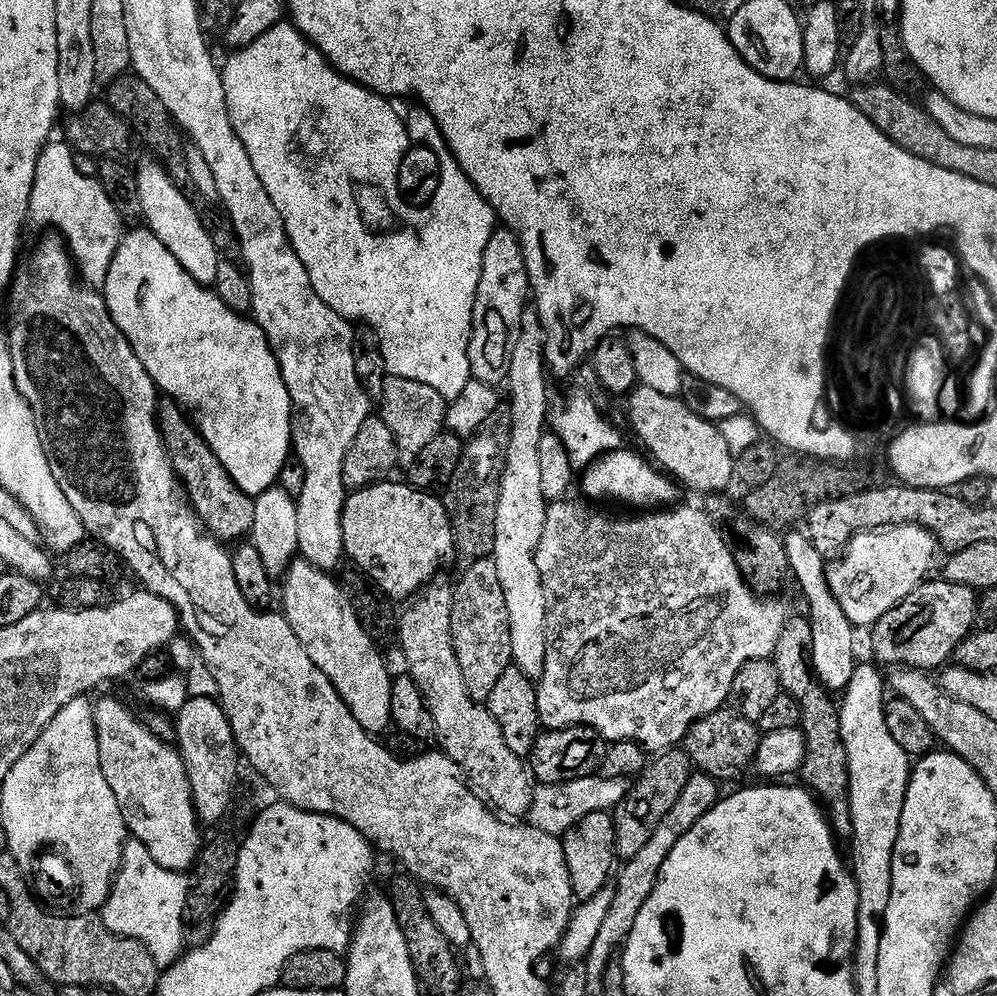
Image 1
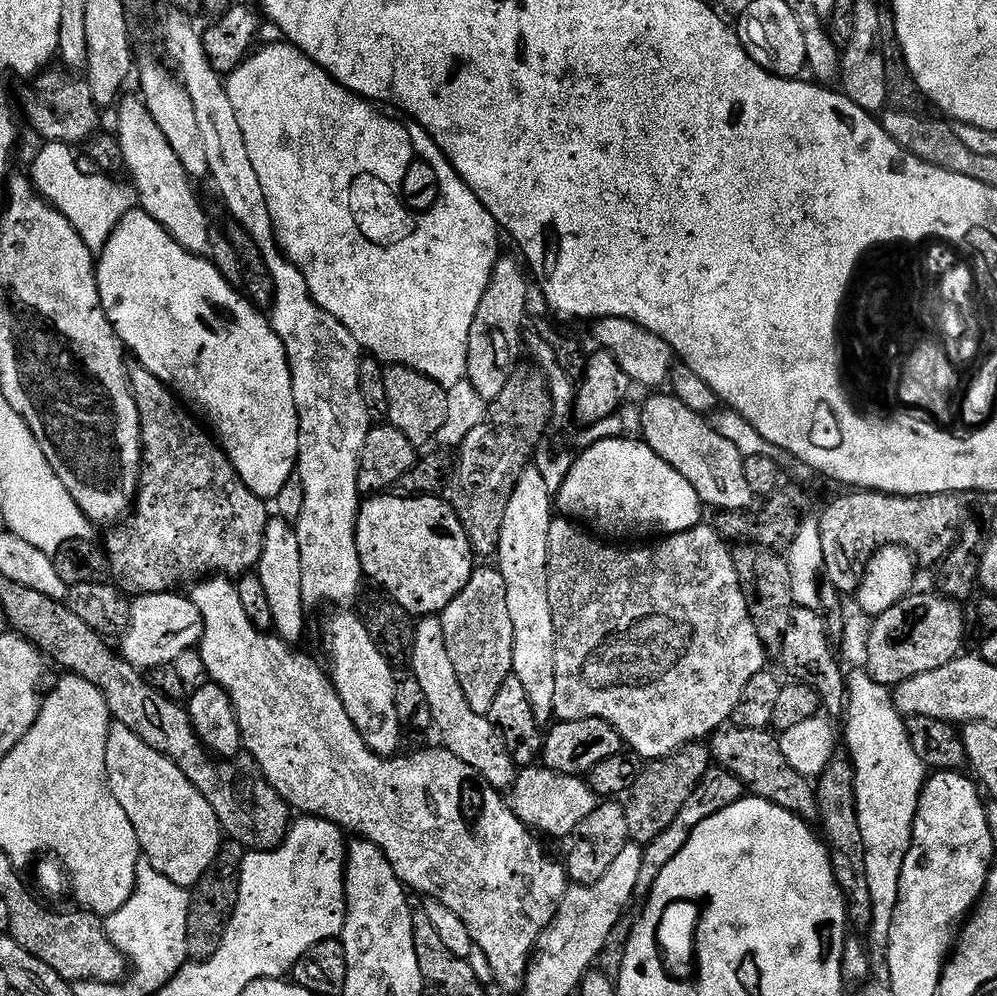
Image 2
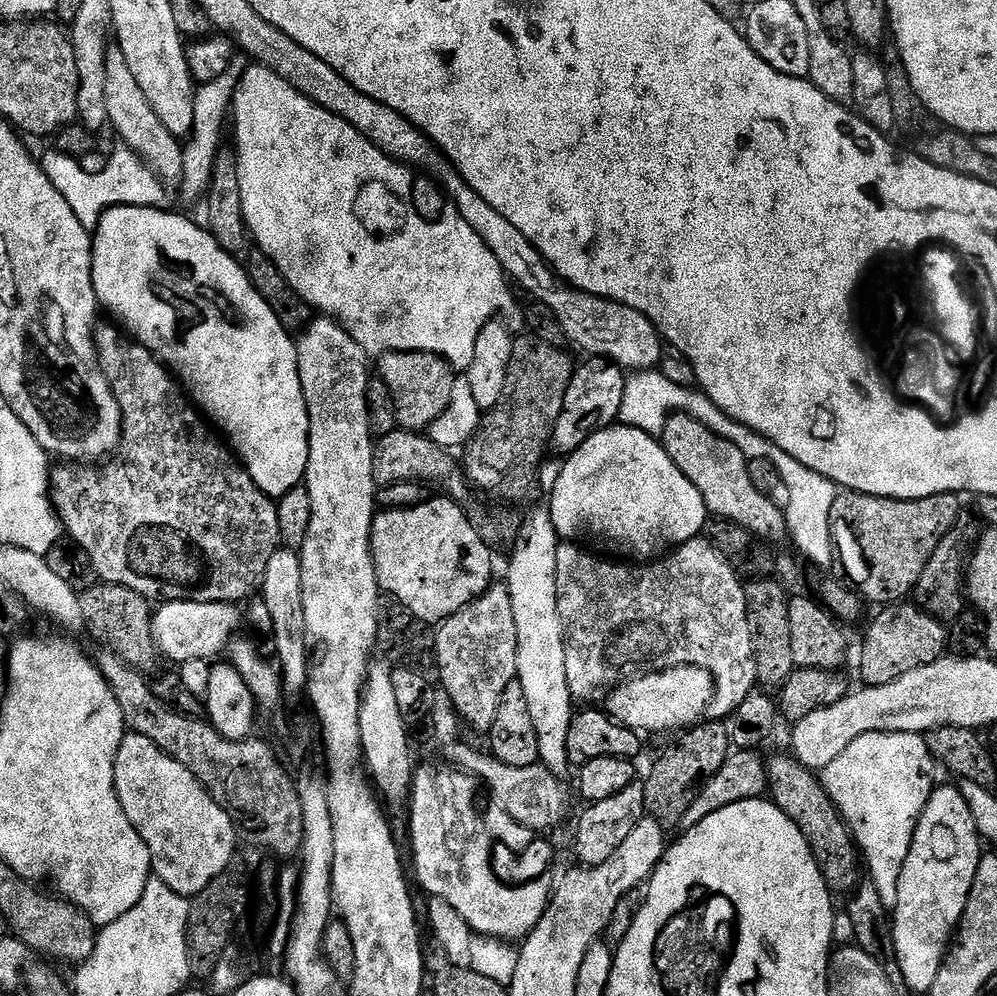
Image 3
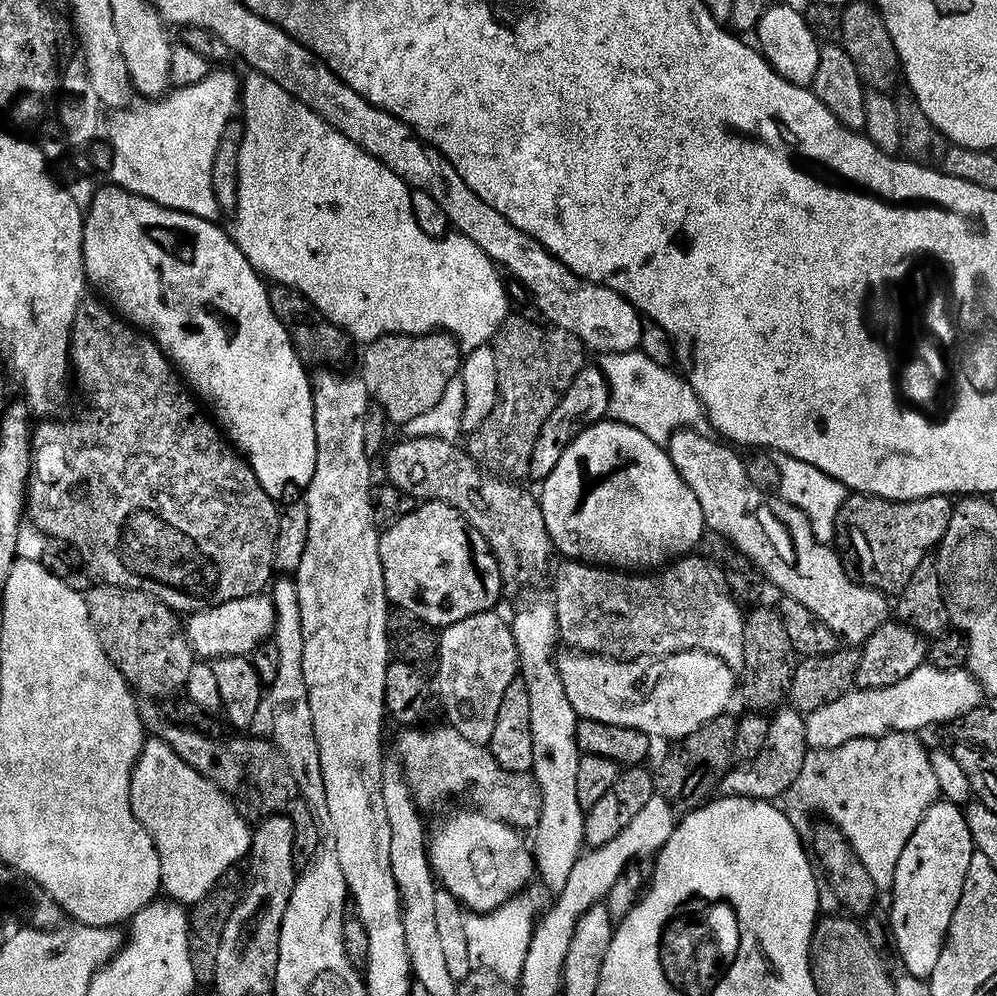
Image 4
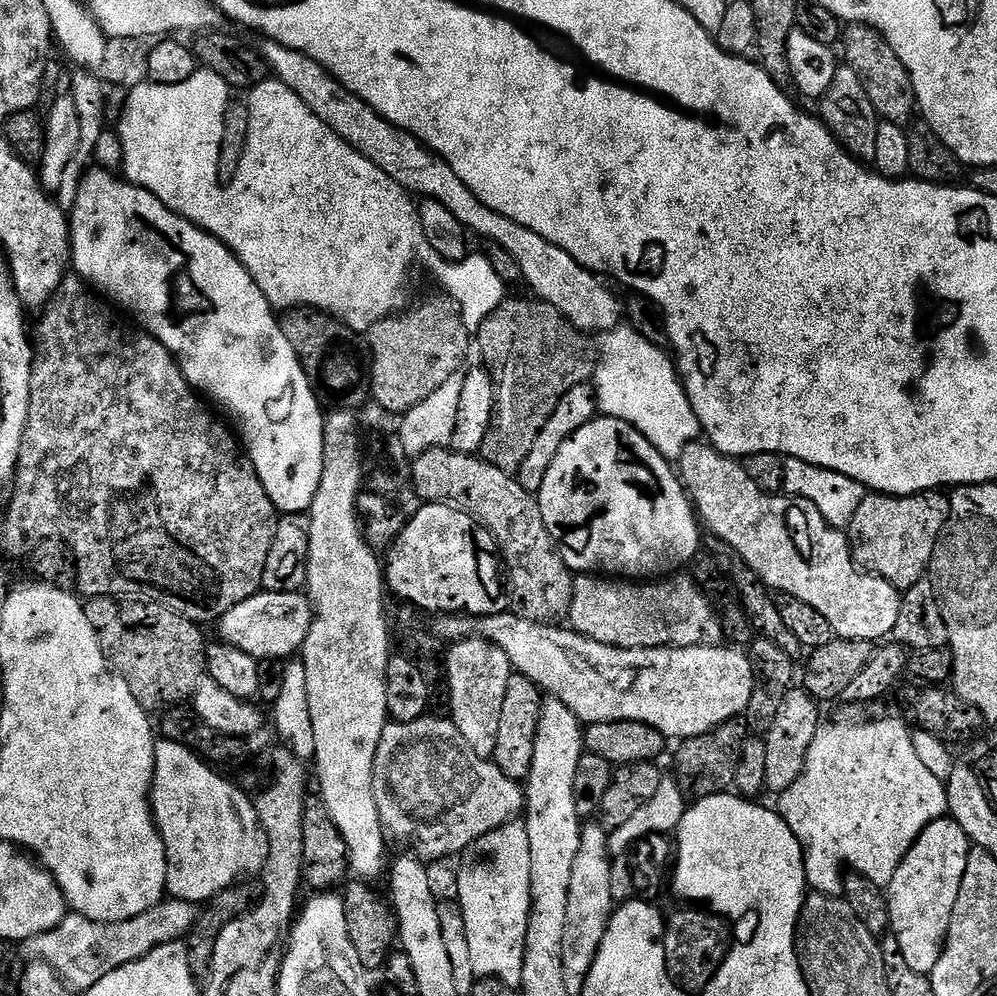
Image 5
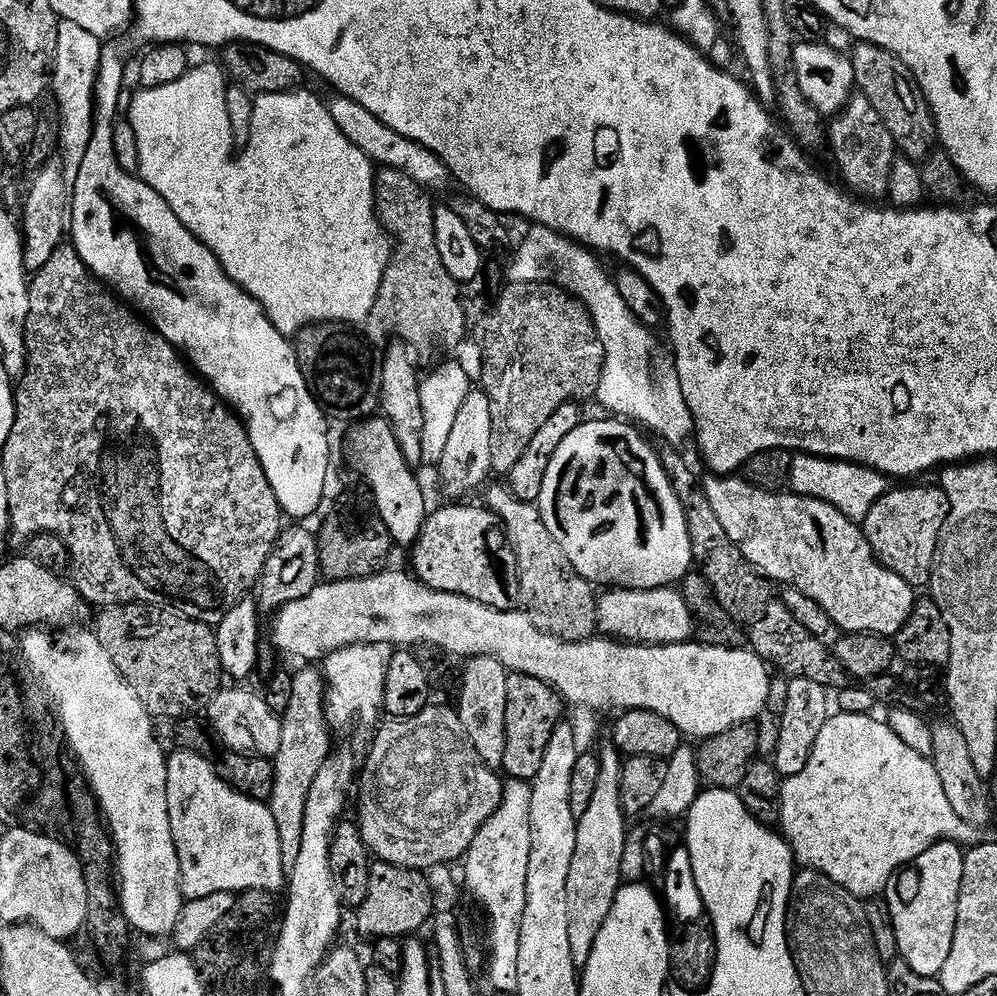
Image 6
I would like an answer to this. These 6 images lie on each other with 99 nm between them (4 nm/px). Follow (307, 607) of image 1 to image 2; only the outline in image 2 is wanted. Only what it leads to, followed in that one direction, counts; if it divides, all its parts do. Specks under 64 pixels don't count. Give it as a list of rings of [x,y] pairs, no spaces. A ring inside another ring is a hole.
[[[352,610],[333,611],[336,613],[324,624],[324,652],[328,655],[330,679],[346,706],[346,714],[350,714],[350,722],[362,734],[362,742],[379,756],[392,758],[401,751],[402,733],[398,706],[394,706],[396,672],[378,646],[374,646],[374,638],[370,638],[359,615],[348,611]]]

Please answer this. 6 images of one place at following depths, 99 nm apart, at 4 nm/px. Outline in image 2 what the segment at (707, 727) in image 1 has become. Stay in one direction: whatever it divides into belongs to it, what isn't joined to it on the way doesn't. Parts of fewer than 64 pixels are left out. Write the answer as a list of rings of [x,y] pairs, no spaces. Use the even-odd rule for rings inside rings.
[[[732,726],[727,730],[717,731],[711,737],[710,751],[713,761],[726,771],[733,772],[753,797],[769,800],[770,803],[782,806],[809,822],[819,817],[820,811],[813,781],[798,774],[794,766],[786,762],[780,749],[780,741],[771,731]]]

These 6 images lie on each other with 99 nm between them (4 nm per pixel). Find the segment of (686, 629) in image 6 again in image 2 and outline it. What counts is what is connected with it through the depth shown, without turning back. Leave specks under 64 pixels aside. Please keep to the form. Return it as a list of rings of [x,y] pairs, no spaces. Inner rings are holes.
[[[568,518],[553,519],[550,526],[548,593],[556,631],[555,719],[581,721],[596,717],[610,722],[610,726],[618,730],[621,741],[644,762],[660,760],[687,744],[707,741],[731,721],[732,711],[738,706],[738,698],[742,698],[746,682],[766,668],[766,653],[748,613],[748,603],[739,586],[729,545],[708,522],[665,536],[653,543],[656,544],[653,548],[615,548],[612,545],[615,543],[587,534],[592,535]],[[678,620],[692,622],[696,642],[686,660],[670,672],[670,680],[676,682],[656,682],[646,688],[632,688],[634,678],[648,678],[642,662],[648,652],[648,634],[666,634],[672,630],[672,622]],[[590,648],[594,648],[594,670],[590,662],[586,664],[584,660]]]

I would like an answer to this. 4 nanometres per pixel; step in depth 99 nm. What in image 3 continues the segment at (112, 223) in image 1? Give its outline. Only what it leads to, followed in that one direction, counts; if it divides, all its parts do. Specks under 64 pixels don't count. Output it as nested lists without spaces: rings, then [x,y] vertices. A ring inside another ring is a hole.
[[[123,146],[117,149],[116,153],[108,156],[108,165],[106,170],[102,170],[102,174],[82,174],[75,156],[63,156],[55,150],[49,150],[42,156],[42,167],[50,182],[54,182],[58,194],[62,194],[66,202],[70,202],[70,210],[78,214],[78,222],[82,222],[82,226],[90,230],[96,229],[105,210],[115,208],[117,204],[155,208],[165,203],[165,185],[160,177],[154,175],[148,165],[130,149]]]

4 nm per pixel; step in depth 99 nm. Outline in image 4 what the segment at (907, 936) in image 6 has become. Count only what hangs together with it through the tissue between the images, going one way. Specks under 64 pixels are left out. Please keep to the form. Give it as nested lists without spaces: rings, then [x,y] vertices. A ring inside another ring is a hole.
[[[937,802],[926,813],[918,830],[914,830],[914,838],[906,842],[902,858],[898,858],[894,886],[890,890],[890,915],[903,971],[914,978],[928,980],[934,974],[934,966],[938,966],[938,958],[942,958],[950,922],[954,922],[954,910],[958,910],[958,902],[962,902],[962,890],[974,853],[976,847],[965,809]]]

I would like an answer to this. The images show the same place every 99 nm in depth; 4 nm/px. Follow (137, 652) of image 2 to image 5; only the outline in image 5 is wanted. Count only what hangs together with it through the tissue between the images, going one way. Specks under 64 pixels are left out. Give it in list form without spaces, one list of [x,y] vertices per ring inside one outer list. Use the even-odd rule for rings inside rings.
[[[259,591],[255,596],[238,602],[234,610],[221,616],[219,639],[225,644],[233,644],[250,654],[255,660],[274,659],[283,661],[292,658],[303,649],[308,631],[312,626],[312,602],[303,591],[299,592],[266,592]]]

